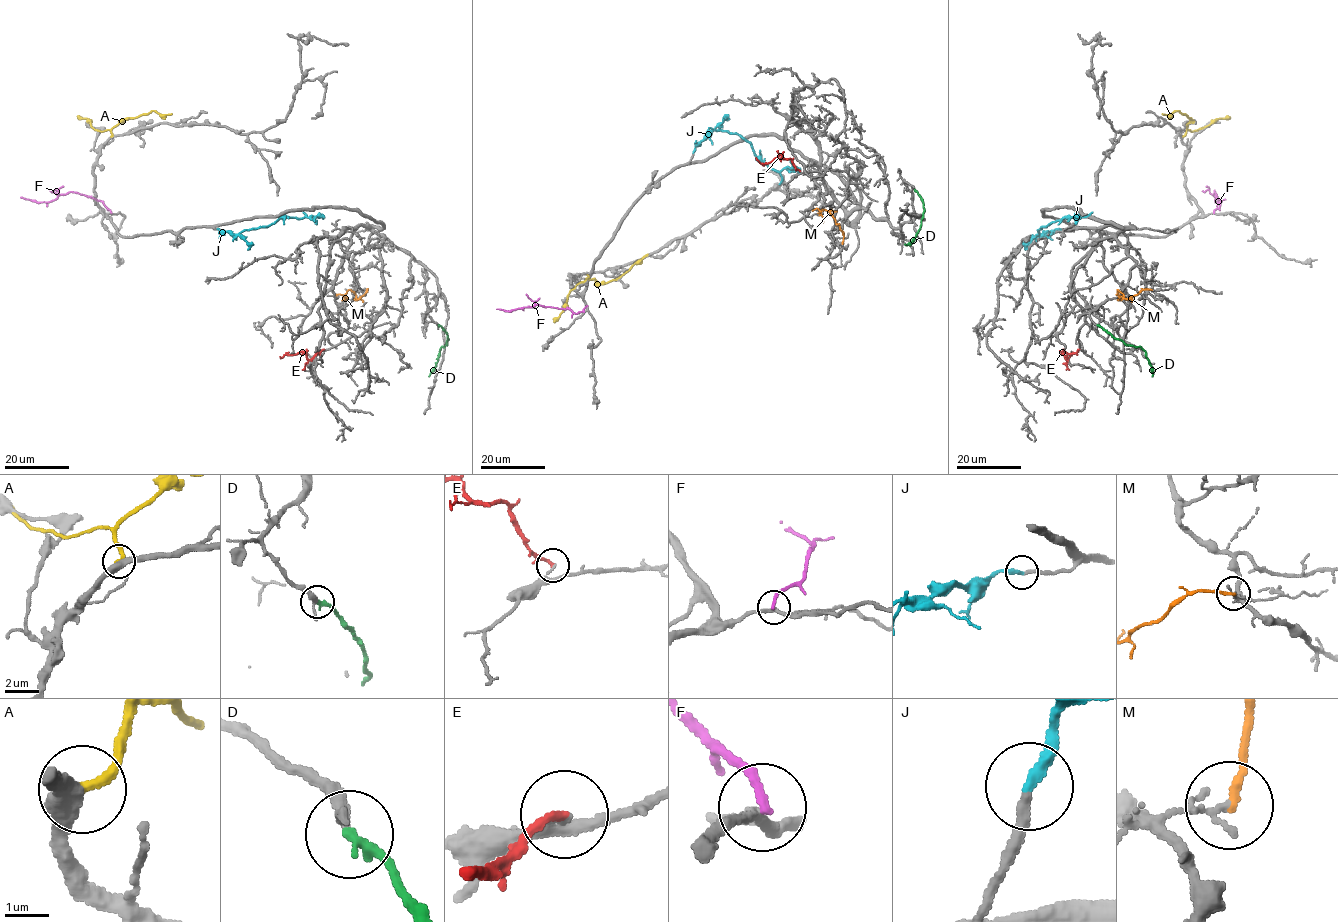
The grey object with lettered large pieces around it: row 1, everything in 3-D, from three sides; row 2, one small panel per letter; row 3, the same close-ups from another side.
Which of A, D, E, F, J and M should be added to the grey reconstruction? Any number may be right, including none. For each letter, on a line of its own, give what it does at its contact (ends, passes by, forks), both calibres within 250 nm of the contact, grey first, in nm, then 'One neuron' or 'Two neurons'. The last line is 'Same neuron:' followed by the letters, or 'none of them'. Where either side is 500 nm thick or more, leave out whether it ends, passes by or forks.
A: It ends there. Thickness 420 nm (grey) against 240 nm. Two neurons
D: It ends there. Thickness 240 nm (grey) against 280 nm. One neuron
E: It ends there. Thickness 140 nm (grey) against 170 nm. Two neurons
F: It ends there. Thickness 240 nm (grey) against 200 nm. Two neurons
J: It ends there. Thickness 240 nm (grey) against 260 nm. One neuron
M: It ends there. Thickness 100 nm (grey) against 180 nm. Two neurons
Same neuron: D, J

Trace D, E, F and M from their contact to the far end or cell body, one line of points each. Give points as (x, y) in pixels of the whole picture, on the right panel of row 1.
D: (1098, 325), (1127, 345), (1139, 346), (1146, 353), (1152, 376)
E: (1078, 349), (1069, 354), (1066, 359), (1063, 351), (1071, 354), (1066, 356)
F: (1214, 213), (1221, 201), (1215, 192), (1212, 194), (1217, 202), (1217, 197)
M: (1151, 290), (1143, 289), (1130, 298), (1117, 290), (1122, 297), (1128, 299), (1130, 296)

